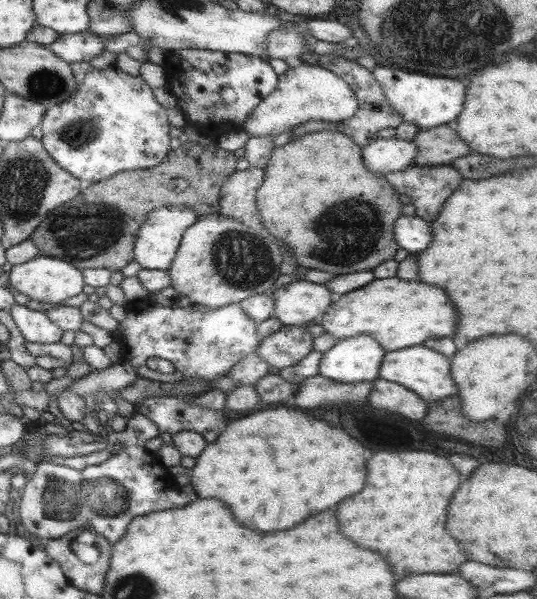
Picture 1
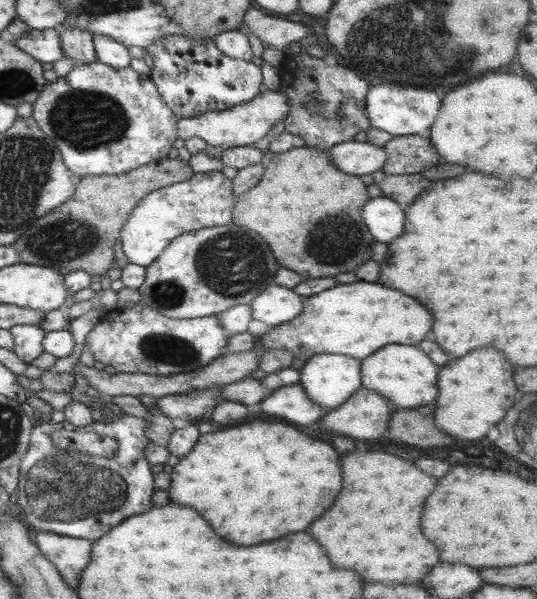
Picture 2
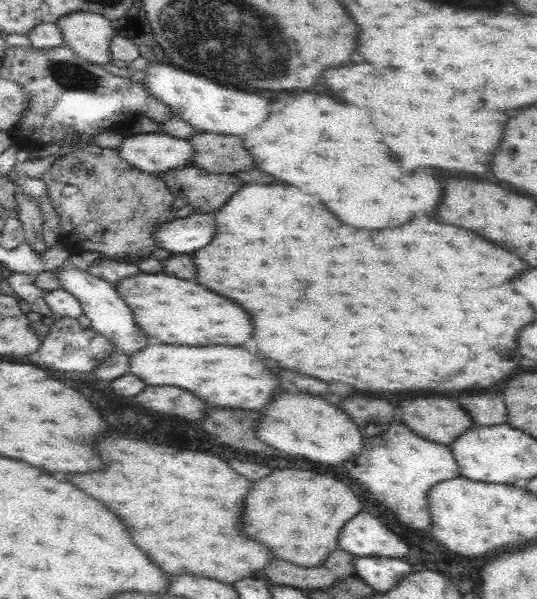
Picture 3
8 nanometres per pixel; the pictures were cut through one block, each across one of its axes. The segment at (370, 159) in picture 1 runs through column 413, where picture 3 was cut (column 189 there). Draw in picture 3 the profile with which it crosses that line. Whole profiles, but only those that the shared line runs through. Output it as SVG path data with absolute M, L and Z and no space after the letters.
M163 133L124 136L115 151L134 168L152 175L189 166L189 158L193 153L187 140L172 138Z

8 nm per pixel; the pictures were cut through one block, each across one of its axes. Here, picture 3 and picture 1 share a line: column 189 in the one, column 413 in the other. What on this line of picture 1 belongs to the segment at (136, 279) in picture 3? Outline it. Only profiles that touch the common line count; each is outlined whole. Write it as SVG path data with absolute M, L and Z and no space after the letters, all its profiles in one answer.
M395 277L374 279L364 288L333 298L327 312L322 314L321 326L335 341L369 335L389 352L421 345L427 338L451 336L455 332L455 308L441 288Z

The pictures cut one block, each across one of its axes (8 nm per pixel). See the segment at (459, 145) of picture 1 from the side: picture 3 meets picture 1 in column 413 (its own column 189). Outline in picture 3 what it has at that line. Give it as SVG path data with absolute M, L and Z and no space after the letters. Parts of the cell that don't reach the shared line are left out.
M198 133L187 139L193 153L190 165L209 173L235 173L252 168L252 157L243 147L240 137Z

